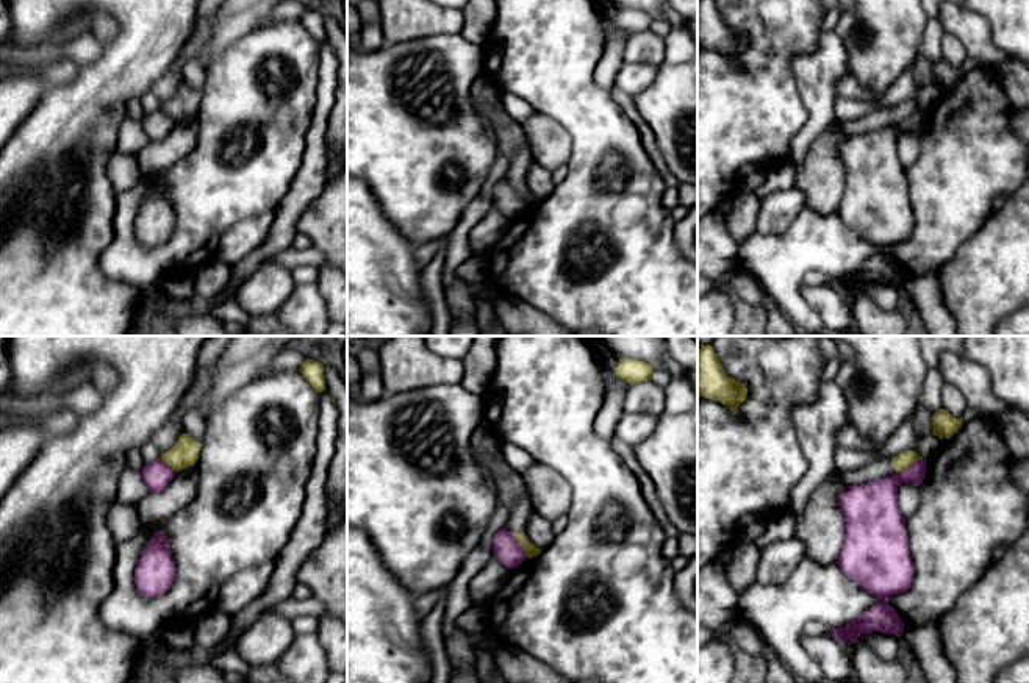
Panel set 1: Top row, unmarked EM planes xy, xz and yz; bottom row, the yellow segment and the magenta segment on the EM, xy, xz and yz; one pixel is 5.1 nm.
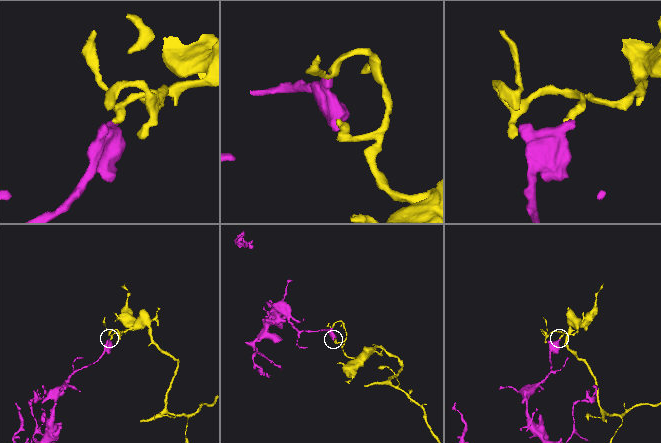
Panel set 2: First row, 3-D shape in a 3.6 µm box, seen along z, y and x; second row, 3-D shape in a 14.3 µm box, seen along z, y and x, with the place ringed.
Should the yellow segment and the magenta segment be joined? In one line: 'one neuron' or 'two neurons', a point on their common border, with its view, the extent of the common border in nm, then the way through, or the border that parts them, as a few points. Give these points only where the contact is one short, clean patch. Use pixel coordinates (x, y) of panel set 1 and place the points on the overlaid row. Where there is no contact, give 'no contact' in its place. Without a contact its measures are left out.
two neurons; contact yz (909, 464); length 160 nm; border yz (921, 458), (896, 474)

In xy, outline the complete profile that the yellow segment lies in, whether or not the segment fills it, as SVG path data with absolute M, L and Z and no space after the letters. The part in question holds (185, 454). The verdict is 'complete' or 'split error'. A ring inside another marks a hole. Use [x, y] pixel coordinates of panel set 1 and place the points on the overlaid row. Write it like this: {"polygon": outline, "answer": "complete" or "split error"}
{"polygon": "M183 433L169 452L161 453L161 460L178 472L197 463L200 449L199 441Z", "answer": "complete"}

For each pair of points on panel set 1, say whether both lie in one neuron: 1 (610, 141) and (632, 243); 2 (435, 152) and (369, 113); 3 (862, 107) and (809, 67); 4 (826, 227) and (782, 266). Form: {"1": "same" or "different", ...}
{"1": "same", "2": "same", "3": "different", "4": "same"}

